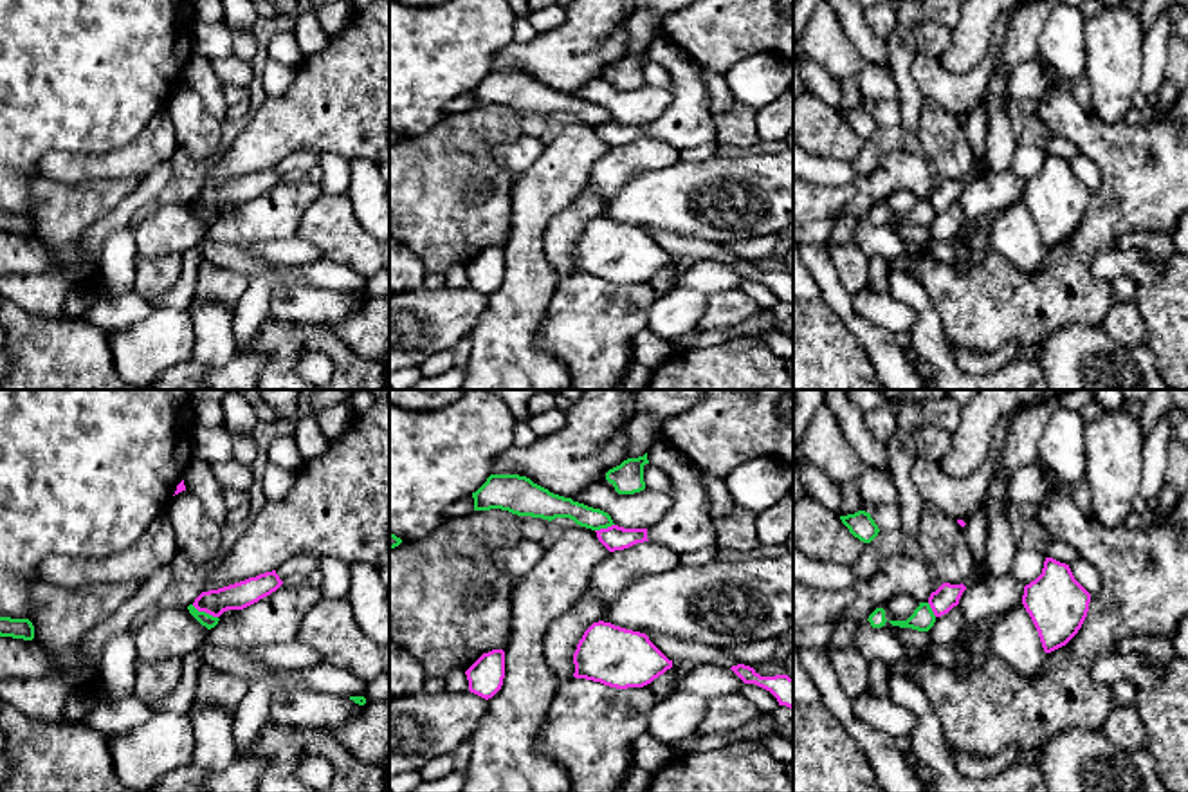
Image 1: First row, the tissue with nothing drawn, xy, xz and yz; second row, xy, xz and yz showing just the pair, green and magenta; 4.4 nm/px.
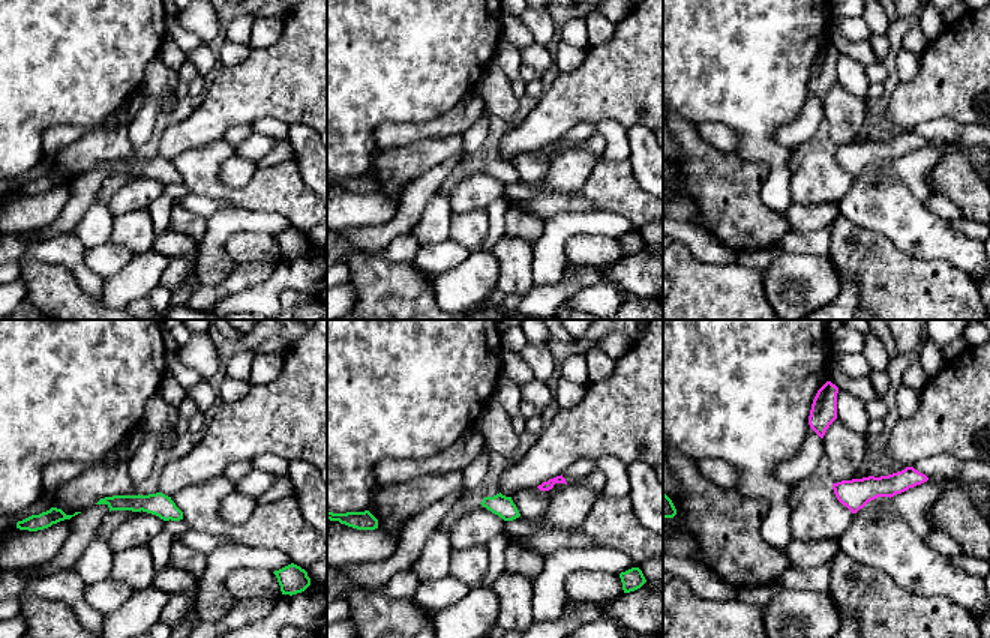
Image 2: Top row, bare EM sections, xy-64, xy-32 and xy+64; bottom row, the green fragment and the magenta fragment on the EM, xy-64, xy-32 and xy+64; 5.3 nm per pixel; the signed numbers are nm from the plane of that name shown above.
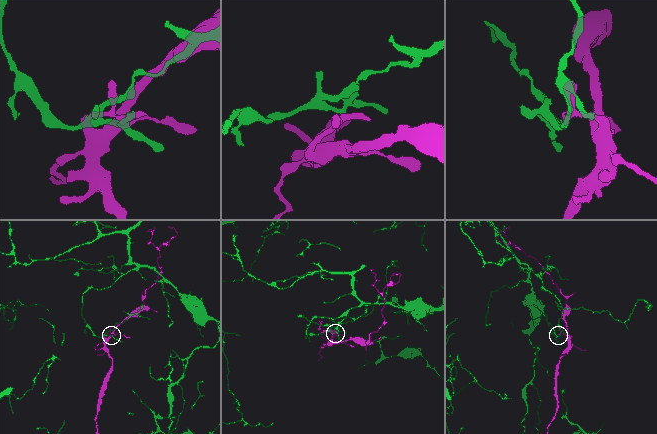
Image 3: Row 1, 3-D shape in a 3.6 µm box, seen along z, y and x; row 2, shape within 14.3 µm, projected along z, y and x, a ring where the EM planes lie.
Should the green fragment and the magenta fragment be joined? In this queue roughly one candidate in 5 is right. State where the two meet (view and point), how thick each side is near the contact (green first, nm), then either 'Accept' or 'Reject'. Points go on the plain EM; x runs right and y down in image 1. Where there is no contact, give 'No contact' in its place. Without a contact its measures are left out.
Touches green at xy (204, 208). Thickness 60 nm (green) against 120 nm. Reject

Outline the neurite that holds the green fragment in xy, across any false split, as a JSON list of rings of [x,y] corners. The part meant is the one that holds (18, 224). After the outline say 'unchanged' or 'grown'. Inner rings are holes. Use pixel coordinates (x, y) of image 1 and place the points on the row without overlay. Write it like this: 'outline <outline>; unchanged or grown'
outline [[[0,213],[0,233],[32,236],[34,222],[29,215]]]; unchanged

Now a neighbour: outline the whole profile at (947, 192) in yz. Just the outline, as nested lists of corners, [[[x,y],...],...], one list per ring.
[[[943,179],[936,188],[930,189],[928,200],[936,213],[948,209],[954,202],[959,200],[959,195],[966,182]]]

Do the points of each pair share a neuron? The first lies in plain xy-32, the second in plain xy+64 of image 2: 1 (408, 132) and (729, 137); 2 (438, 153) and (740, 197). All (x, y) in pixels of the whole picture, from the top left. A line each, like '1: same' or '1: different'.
1: same
2: same

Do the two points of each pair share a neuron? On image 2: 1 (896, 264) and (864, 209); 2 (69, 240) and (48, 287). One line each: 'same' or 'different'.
1: different
2: different

